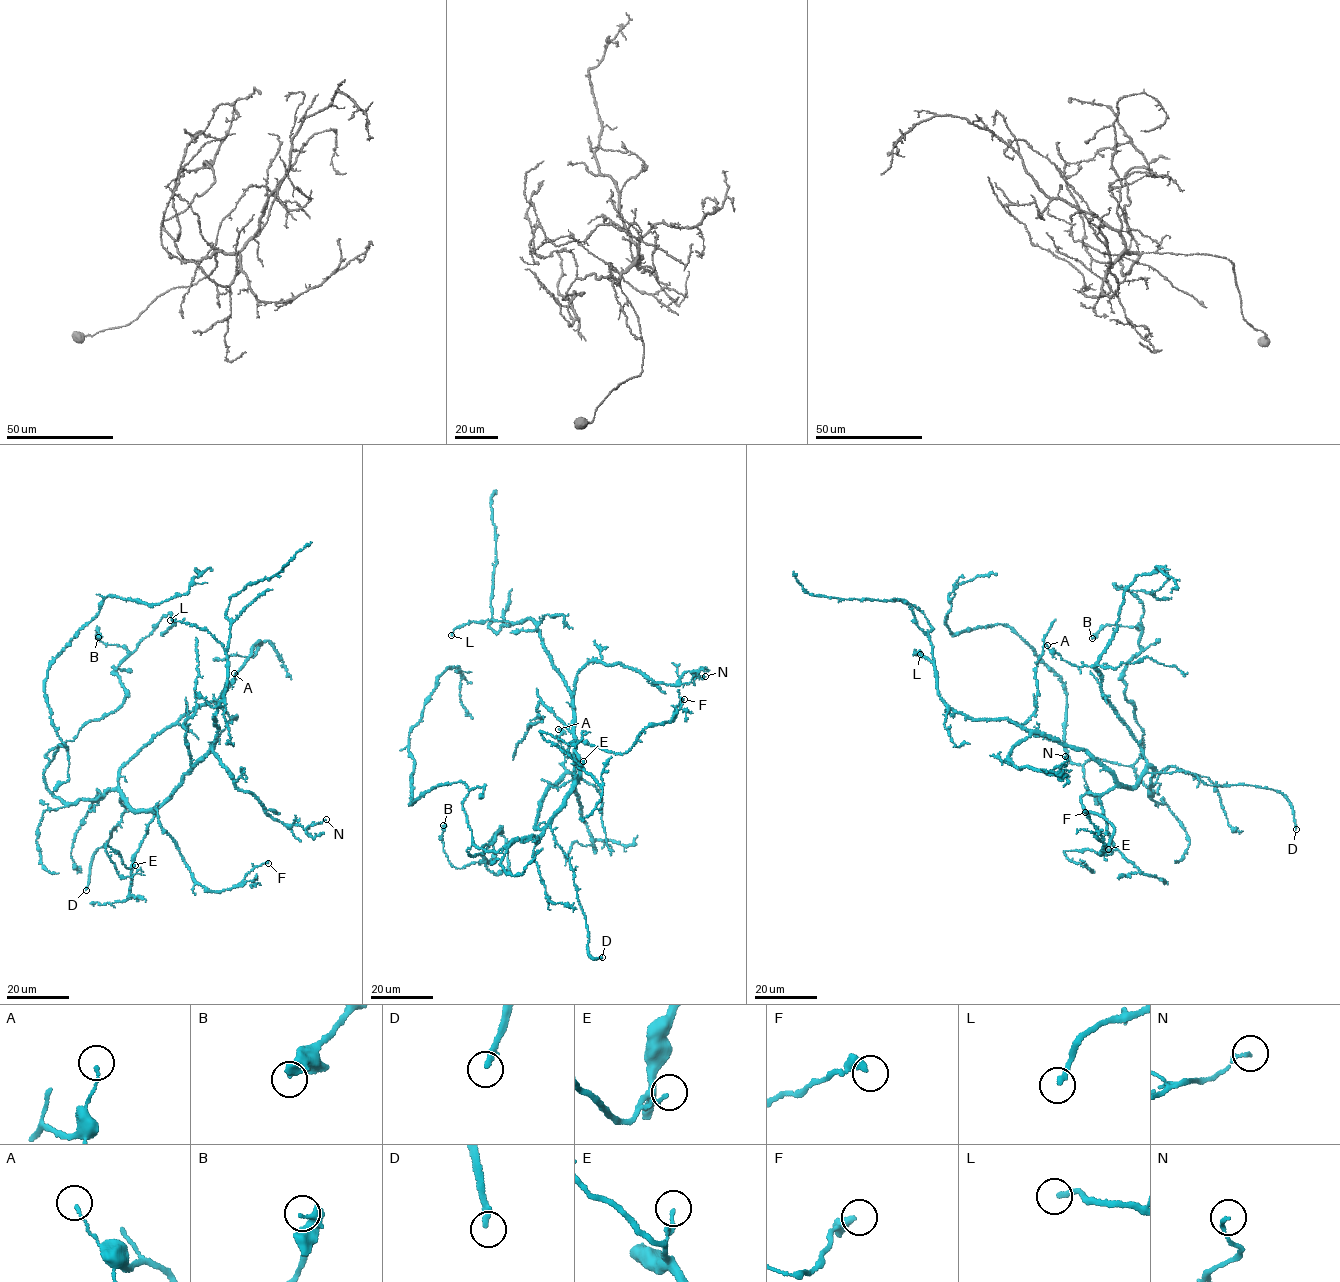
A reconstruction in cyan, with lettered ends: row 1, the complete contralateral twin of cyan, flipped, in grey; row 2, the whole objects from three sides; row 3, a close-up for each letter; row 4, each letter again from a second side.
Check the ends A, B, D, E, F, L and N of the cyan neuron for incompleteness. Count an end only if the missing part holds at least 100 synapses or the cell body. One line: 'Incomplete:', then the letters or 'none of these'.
Incomplete: D

